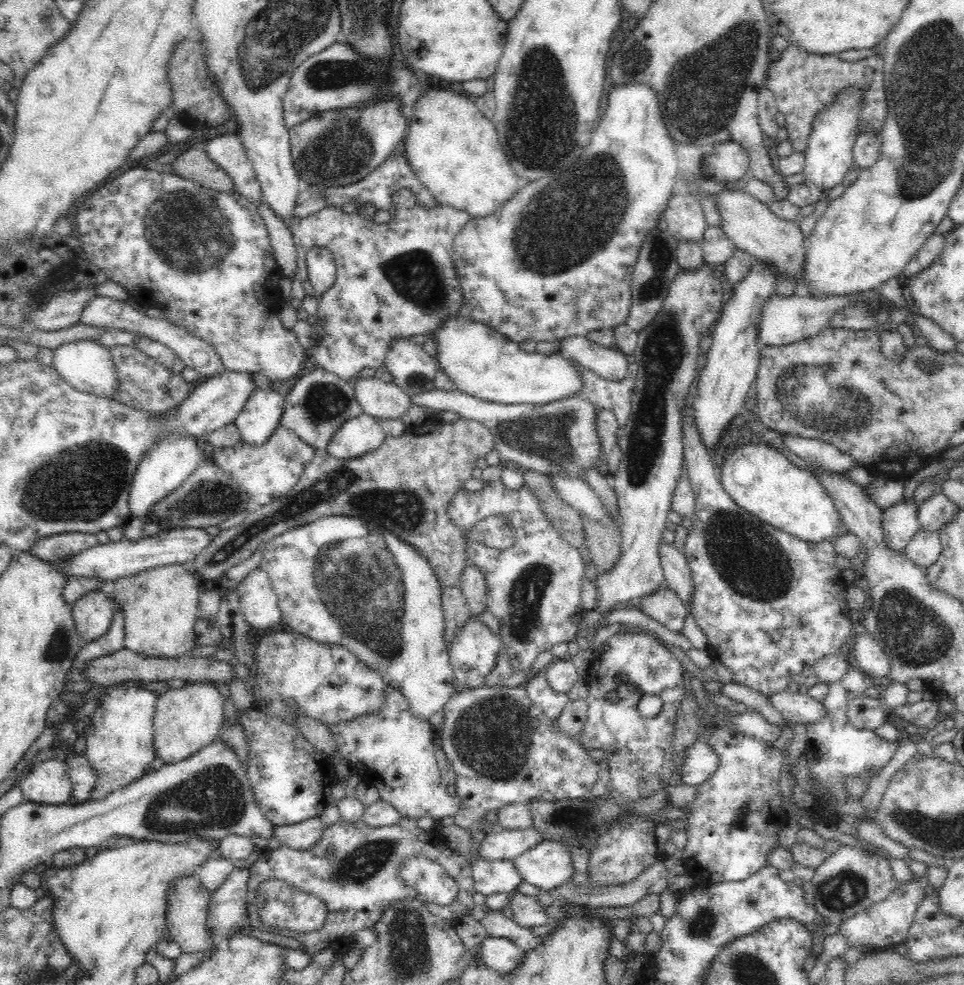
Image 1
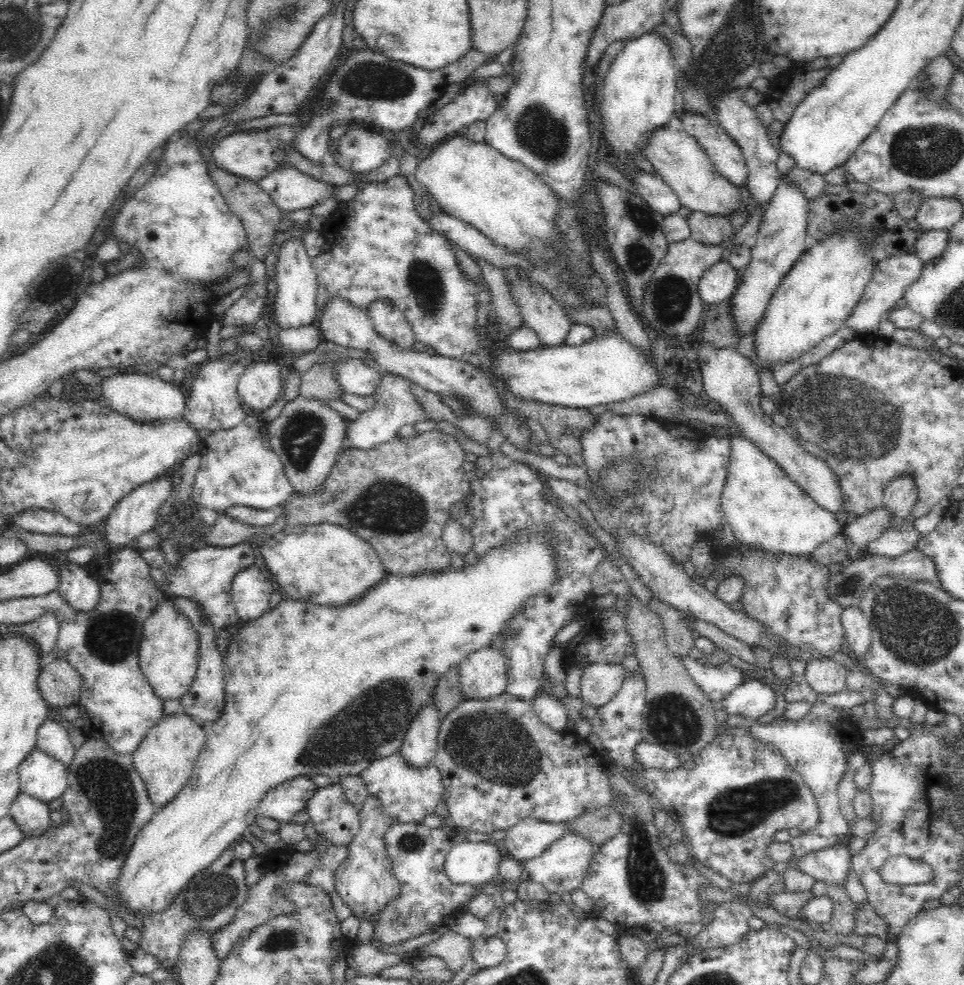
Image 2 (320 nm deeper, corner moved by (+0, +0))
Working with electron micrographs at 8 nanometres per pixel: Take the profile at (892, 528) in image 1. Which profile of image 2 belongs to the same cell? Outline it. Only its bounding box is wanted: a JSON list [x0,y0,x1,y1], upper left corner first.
[883,473,918,524]

